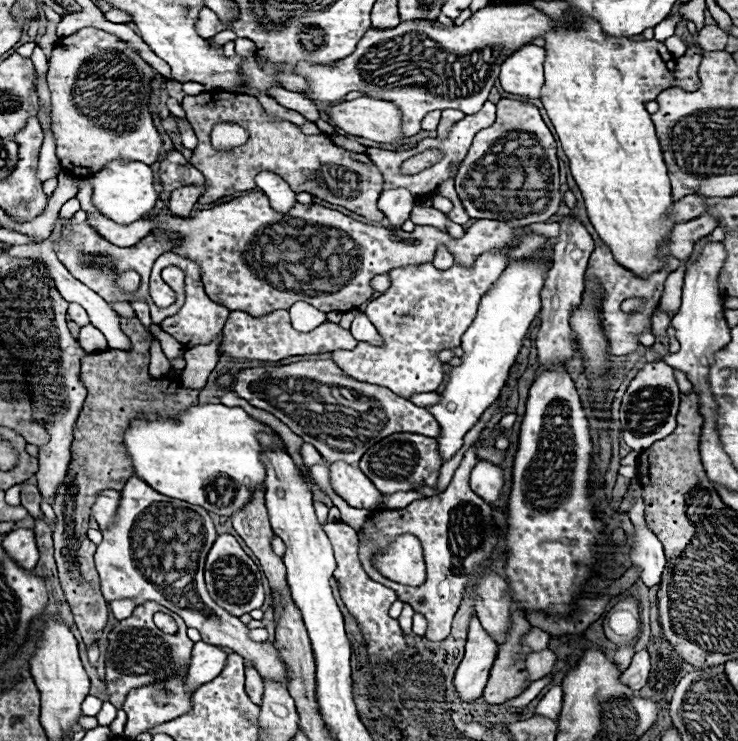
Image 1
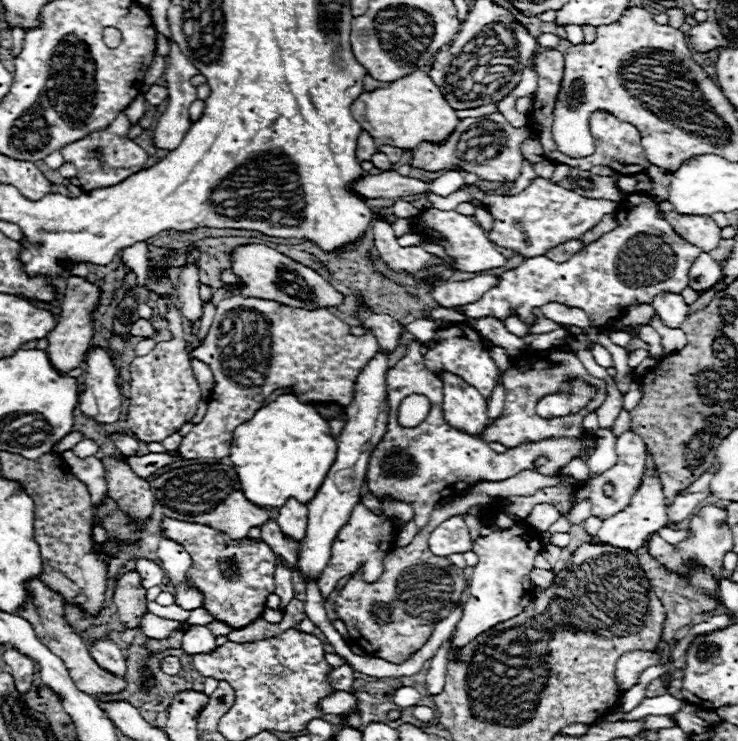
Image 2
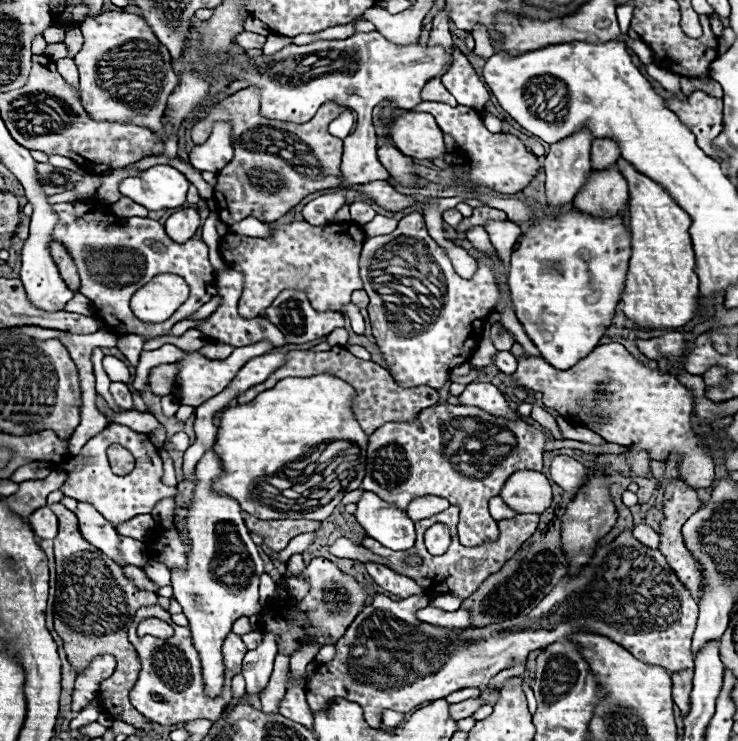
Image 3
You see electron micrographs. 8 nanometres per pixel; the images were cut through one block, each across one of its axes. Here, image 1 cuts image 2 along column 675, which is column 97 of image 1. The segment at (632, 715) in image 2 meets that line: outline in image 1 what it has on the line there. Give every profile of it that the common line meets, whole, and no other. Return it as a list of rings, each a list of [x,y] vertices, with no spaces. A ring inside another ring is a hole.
[[[88,696],[88,698],[84,700],[84,704],[82,704],[84,716],[96,716],[96,714],[100,712],[100,708],[102,708],[102,700],[96,698],[96,696]]]

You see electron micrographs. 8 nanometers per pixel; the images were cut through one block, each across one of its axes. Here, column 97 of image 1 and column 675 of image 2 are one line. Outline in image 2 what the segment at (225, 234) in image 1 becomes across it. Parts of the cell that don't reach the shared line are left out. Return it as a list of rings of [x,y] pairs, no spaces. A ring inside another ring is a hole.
[[[666,200],[660,202],[658,209],[664,214],[664,220],[670,222],[670,226],[688,242],[694,246],[700,246],[702,252],[710,252],[720,242],[720,226],[708,218],[708,216],[692,216],[692,214],[678,214],[674,206]]]

